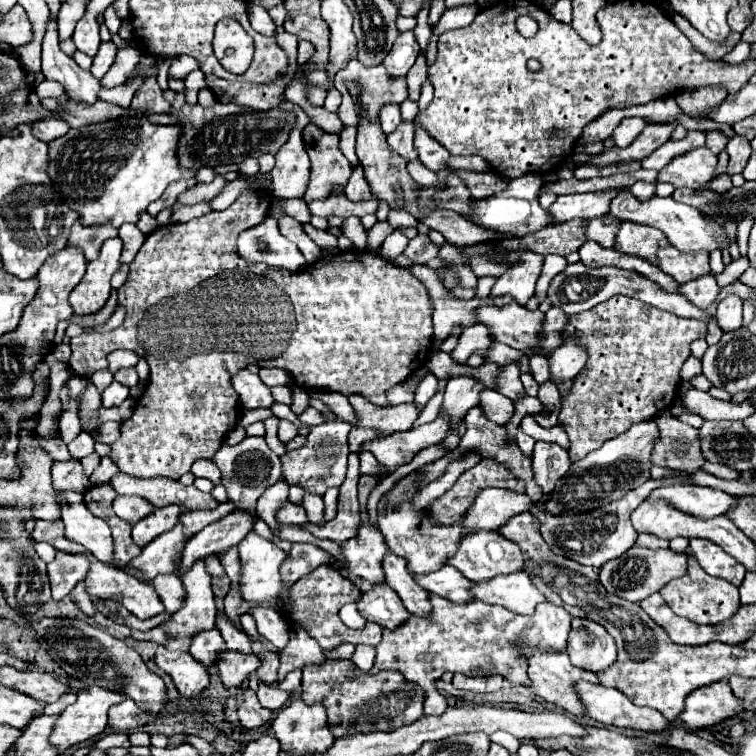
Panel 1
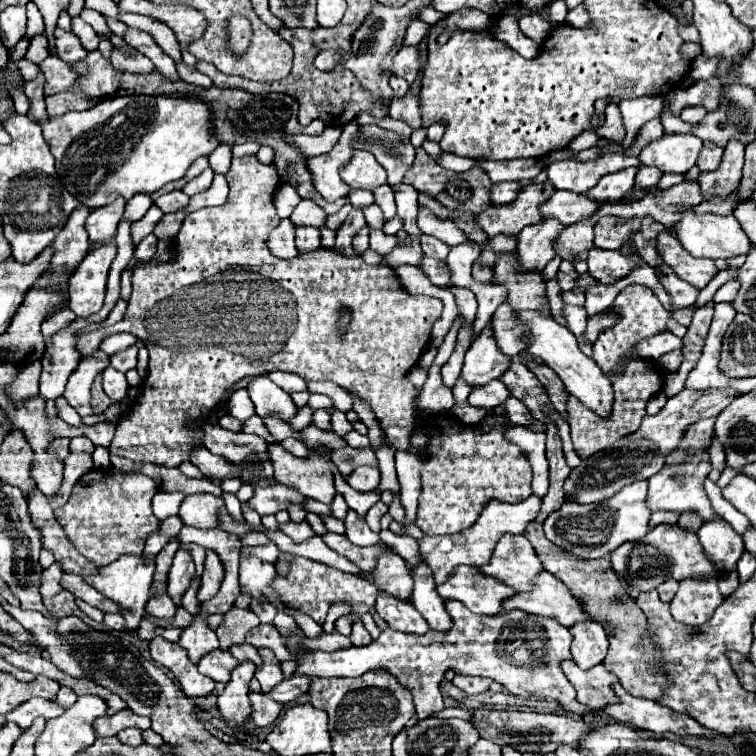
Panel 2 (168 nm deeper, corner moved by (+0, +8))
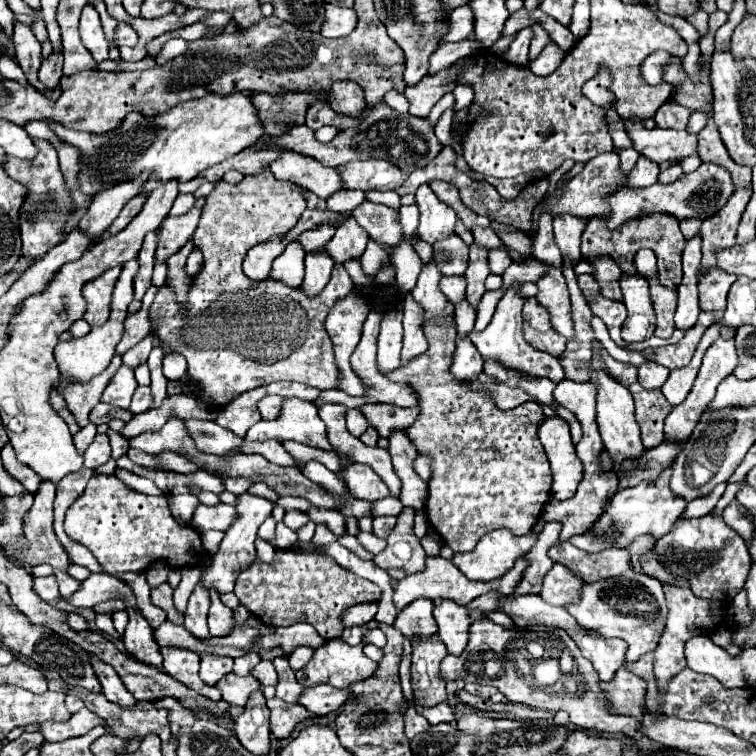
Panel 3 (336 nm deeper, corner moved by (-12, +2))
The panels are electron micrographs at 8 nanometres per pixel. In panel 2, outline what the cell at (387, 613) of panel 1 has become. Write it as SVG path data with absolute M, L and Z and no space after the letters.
M380 594L376 600L376 612L392 630L414 634L424 634L430 630L428 622L420 616L420 612L416 612L416 608L412 608L408 600Z

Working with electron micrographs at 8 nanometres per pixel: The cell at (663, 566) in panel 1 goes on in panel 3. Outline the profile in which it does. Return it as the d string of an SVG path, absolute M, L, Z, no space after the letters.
M720 514L702 518L680 518L672 530L656 542L656 548L642 558L642 568L648 576L674 586L690 588L698 598L730 602L744 586L750 572L752 558L746 542L732 528L726 526Z

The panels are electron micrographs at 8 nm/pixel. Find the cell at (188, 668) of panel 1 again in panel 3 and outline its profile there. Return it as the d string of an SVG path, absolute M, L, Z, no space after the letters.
M160 648L160 654L164 658L164 670L168 676L176 678L186 688L192 688L194 692L198 692L200 696L204 696L208 700L218 702L222 698L218 688L208 686L200 680L200 676L198 676L198 666L200 666L198 654L192 654L190 650L180 650L180 648Z

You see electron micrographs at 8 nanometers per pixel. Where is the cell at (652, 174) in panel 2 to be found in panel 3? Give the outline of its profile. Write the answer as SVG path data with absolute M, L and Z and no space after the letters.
M672 164L668 170L662 170L662 172L660 172L658 182L662 182L662 184L672 184L672 182L676 182L680 176L682 176L682 166L680 166L680 164Z

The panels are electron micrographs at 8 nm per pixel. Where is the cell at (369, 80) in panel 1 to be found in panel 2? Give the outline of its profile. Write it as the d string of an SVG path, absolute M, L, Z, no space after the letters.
M418 46L416 48L402 48L392 60L392 76L400 76L406 82L414 82L418 74Z

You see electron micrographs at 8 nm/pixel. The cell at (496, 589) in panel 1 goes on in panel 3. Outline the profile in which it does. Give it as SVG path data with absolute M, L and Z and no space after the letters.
M626 570L620 576L586 584L578 604L568 606L568 612L578 620L580 626L594 630L602 636L616 636L628 642L628 662L636 662L642 654L656 650L660 636L666 628L668 608L664 604L662 584L654 578L642 576L634 570Z

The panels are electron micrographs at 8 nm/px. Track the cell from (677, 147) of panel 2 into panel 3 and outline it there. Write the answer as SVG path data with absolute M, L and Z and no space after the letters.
M626 120L624 128L628 138L632 140L632 148L654 162L664 162L664 160L680 162L682 158L698 150L696 134L688 134L686 130L682 132L664 130L658 126L648 130L642 122L632 122L632 120Z

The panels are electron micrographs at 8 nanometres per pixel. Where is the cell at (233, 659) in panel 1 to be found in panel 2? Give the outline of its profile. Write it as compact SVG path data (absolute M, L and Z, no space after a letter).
M240 662L232 674L230 674L230 682L224 686L224 692L218 694L218 708L222 712L222 718L236 726L242 724L250 712L250 700L248 700L248 682L254 676L256 666L252 662Z

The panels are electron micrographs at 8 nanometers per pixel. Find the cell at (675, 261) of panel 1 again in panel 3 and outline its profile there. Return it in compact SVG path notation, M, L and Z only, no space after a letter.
M712 268L708 274L700 276L700 308L704 312L712 312L716 314L716 324L720 324L720 336L724 338L734 338L736 328L724 326L722 316L724 316L724 308L726 308L726 294L730 290L730 286L736 282L736 276L726 274L720 268Z

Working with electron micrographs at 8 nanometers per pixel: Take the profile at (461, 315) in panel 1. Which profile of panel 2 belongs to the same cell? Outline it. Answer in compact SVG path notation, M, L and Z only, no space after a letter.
M498 254L496 260L500 262L494 266L492 282L508 290L504 302L508 302L512 310L540 310L548 306L548 300L544 296L544 280L540 278L540 272L520 274L514 254Z

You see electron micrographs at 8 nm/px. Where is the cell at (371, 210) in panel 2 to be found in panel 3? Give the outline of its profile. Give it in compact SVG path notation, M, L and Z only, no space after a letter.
M364 200L360 206L352 210L352 216L370 234L372 240L390 246L398 246L402 242L404 232L402 232L398 210Z

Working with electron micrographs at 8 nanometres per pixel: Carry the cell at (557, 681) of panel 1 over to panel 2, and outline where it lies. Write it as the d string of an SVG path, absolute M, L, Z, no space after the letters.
M562 660L560 668L564 670L566 678L578 692L578 702L584 704L590 710L604 708L604 704L618 702L616 694L612 692L610 684L616 682L616 676L610 674L602 664L590 668L590 670L580 670L572 660Z

